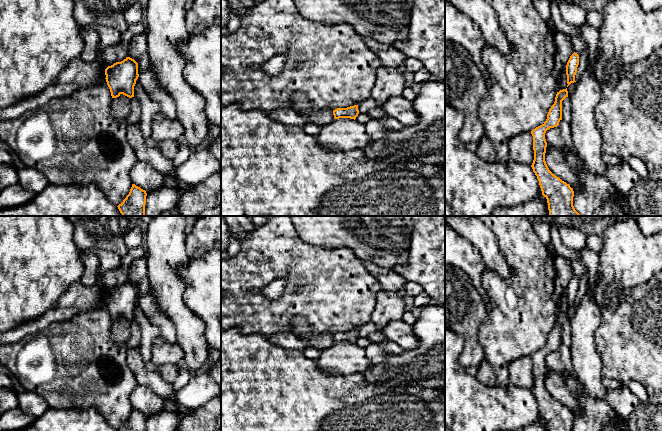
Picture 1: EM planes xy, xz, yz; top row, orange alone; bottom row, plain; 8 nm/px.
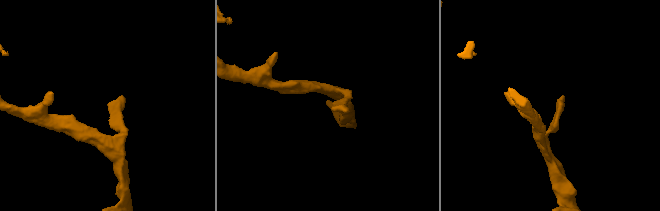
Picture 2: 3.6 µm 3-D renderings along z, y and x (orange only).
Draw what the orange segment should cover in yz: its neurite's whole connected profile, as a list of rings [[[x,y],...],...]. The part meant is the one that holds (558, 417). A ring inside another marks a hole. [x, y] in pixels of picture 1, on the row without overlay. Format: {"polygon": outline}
{"polygon": [[[567,312],[557,316],[546,345],[531,355],[534,374],[534,384],[531,391],[539,405],[542,419],[547,423],[548,431],[574,431],[573,412],[555,400],[545,385],[547,371],[545,357],[548,353],[557,351],[562,344],[562,325],[566,321],[568,321]]]}

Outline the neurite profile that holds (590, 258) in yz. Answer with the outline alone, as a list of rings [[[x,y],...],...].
[[[584,247],[580,250],[581,261],[586,266],[589,272],[588,288],[591,288],[596,281],[599,268],[599,253]]]

